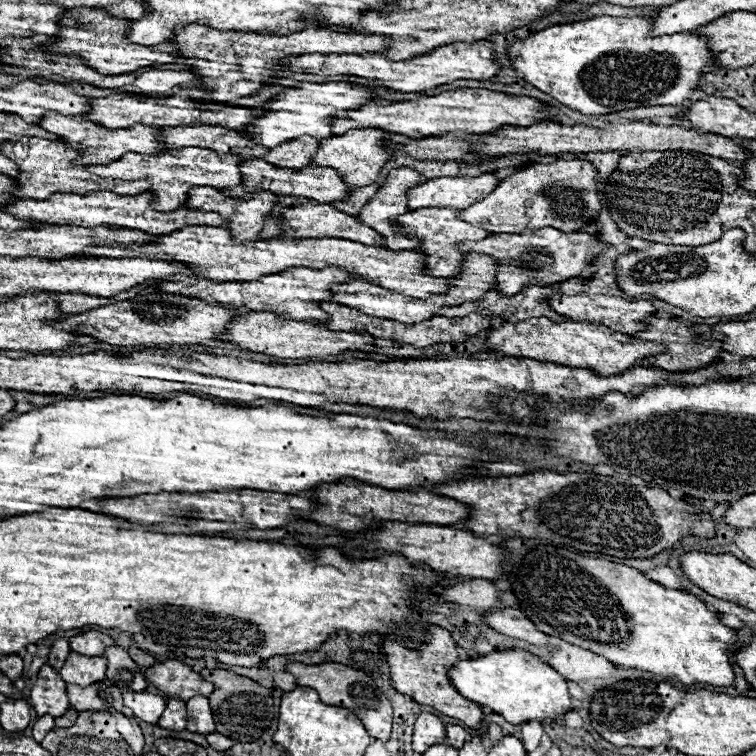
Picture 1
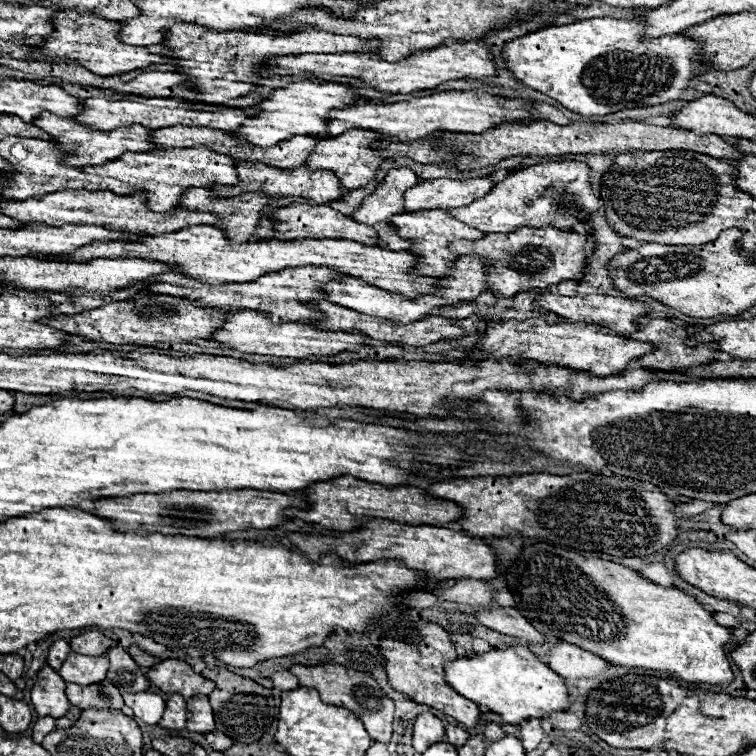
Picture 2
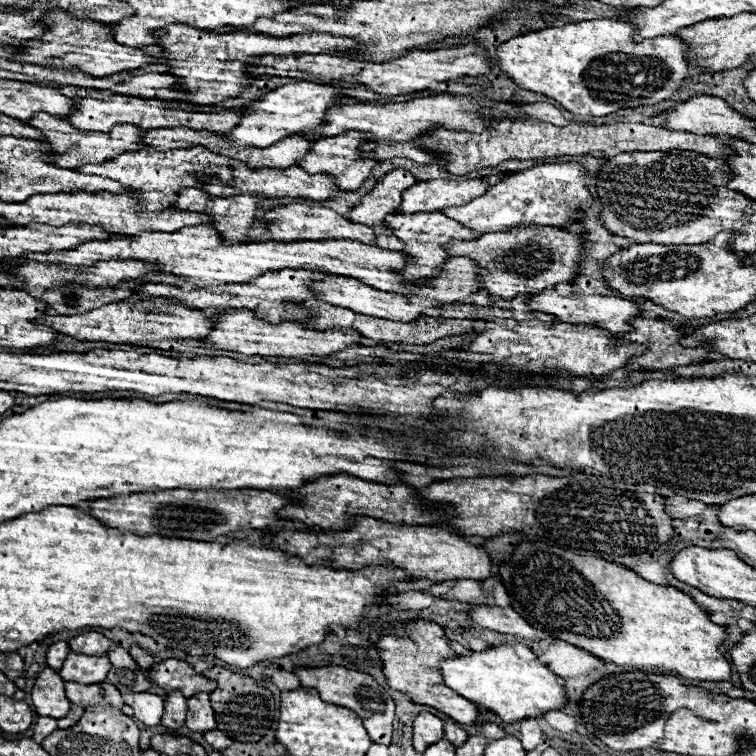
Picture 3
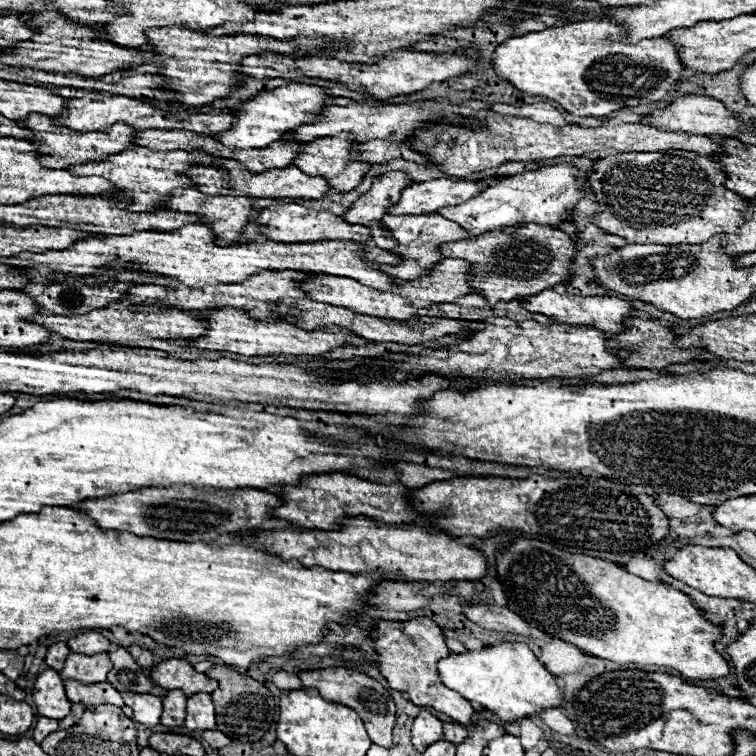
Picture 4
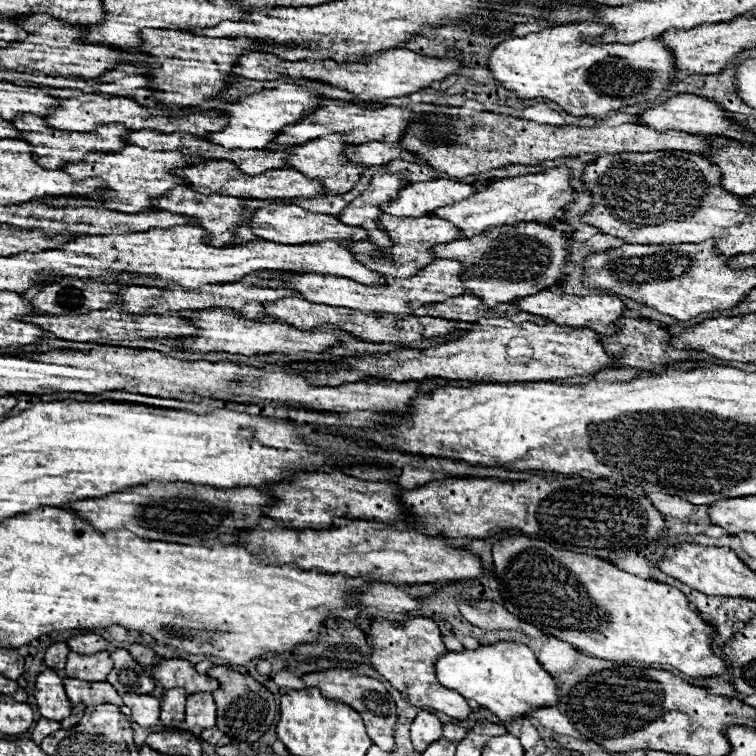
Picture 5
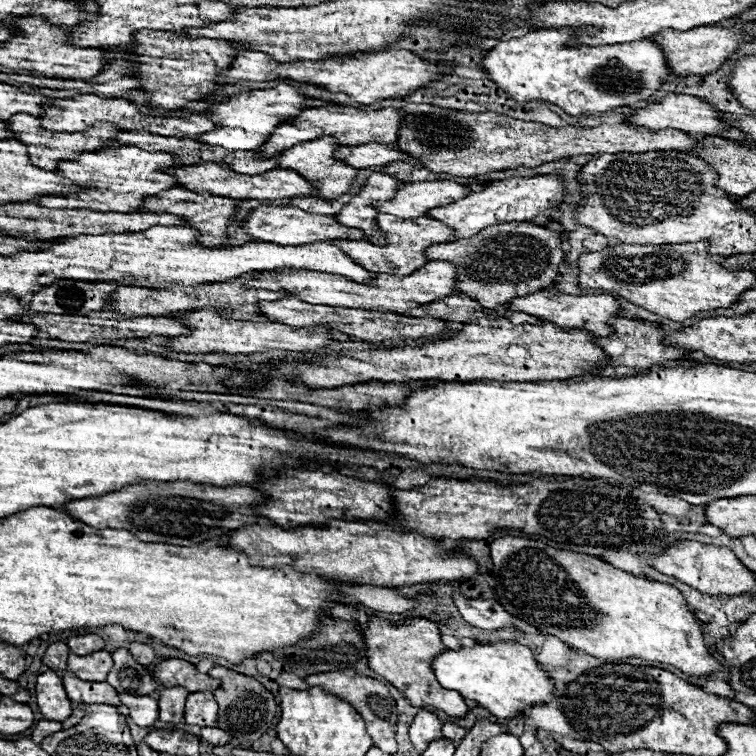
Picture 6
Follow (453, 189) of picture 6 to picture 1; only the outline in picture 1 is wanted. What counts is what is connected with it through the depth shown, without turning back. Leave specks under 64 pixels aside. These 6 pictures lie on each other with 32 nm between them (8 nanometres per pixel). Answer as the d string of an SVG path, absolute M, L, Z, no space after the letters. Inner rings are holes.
M490 174L464 178L434 178L410 188L408 208L468 208L476 200L488 196L500 180Z

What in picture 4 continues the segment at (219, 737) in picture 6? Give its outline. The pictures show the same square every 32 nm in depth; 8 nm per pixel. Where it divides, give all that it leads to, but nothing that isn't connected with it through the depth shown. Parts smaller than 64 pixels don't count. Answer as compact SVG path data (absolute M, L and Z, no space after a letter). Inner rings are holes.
M218 730L202 732L202 738L204 738L212 748L222 748L222 746L228 746L228 744L232 742L226 734L222 734L222 732L218 732Z

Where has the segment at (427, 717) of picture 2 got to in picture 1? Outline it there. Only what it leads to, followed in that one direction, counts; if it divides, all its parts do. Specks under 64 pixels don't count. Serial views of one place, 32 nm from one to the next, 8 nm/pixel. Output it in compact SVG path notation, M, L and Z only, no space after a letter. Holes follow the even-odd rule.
M422 712L414 724L414 740L412 746L416 752L426 752L434 744L442 744L446 740L444 724L438 716Z

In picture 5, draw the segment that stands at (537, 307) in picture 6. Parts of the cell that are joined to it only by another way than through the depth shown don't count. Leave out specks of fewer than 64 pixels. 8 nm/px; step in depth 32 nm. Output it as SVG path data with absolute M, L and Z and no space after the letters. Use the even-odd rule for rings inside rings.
M542 290L538 294L532 296L524 296L514 300L516 308L528 314L536 314L542 316L550 322L556 322L558 326L572 326L572 328L590 328L594 332L598 332L600 336L610 336L614 334L618 328L614 326L614 320L622 318L626 308L624 304L608 294L596 294L596 296L572 296L572 294L556 294L550 290Z

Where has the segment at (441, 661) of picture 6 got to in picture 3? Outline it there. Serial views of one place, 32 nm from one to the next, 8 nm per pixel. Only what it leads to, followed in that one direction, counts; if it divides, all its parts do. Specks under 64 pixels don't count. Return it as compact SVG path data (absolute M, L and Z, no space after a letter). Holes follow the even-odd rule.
M502 644L482 652L472 652L468 656L454 656L442 660L440 670L448 688L456 690L466 700L472 700L474 704L498 714L510 724L566 706L564 686L558 684L560 678L552 674L524 644Z

